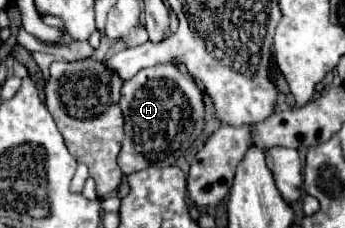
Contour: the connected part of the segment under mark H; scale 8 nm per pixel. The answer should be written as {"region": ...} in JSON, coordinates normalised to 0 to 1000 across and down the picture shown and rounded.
{"region":[[[458,281],[406,307],[354,377],[348,474],[359,491],[365,605],[342,684],[359,763],[400,754],[429,728],[493,728],[562,632],[597,544],[597,447],[586,386],[499,281]]]}

